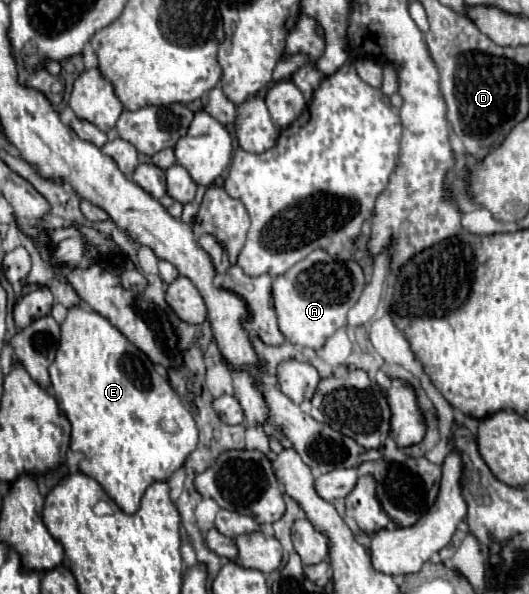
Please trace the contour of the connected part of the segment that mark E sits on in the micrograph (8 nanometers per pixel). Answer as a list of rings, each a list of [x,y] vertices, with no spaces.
[[[72,307],[68,309],[68,317],[60,329],[62,337],[56,359],[50,365],[50,379],[56,391],[58,407],[72,425],[70,449],[80,455],[80,473],[96,479],[126,515],[134,515],[140,507],[144,491],[156,481],[168,481],[170,475],[180,469],[186,457],[196,449],[196,423],[168,379],[154,369],[154,363],[146,357],[146,353],[132,345],[102,315],[82,307]]]

